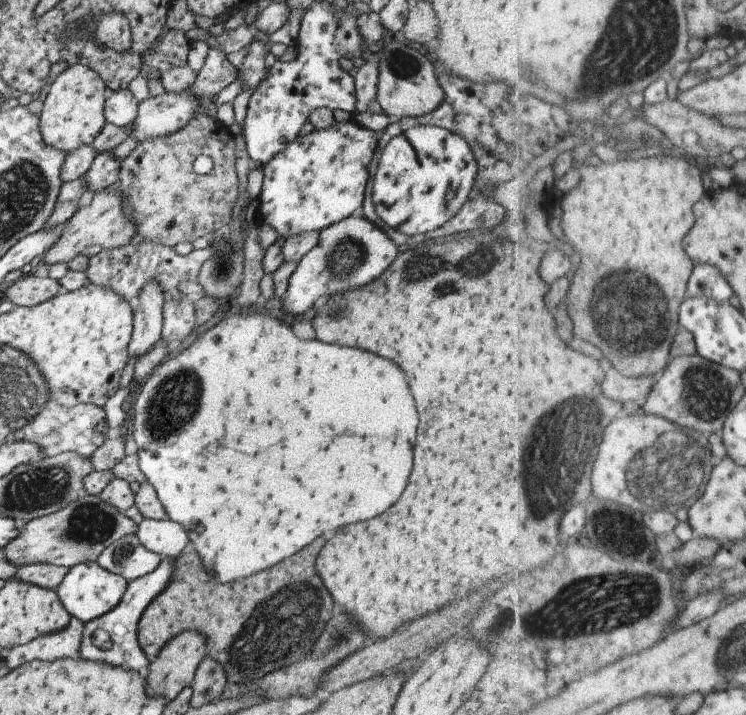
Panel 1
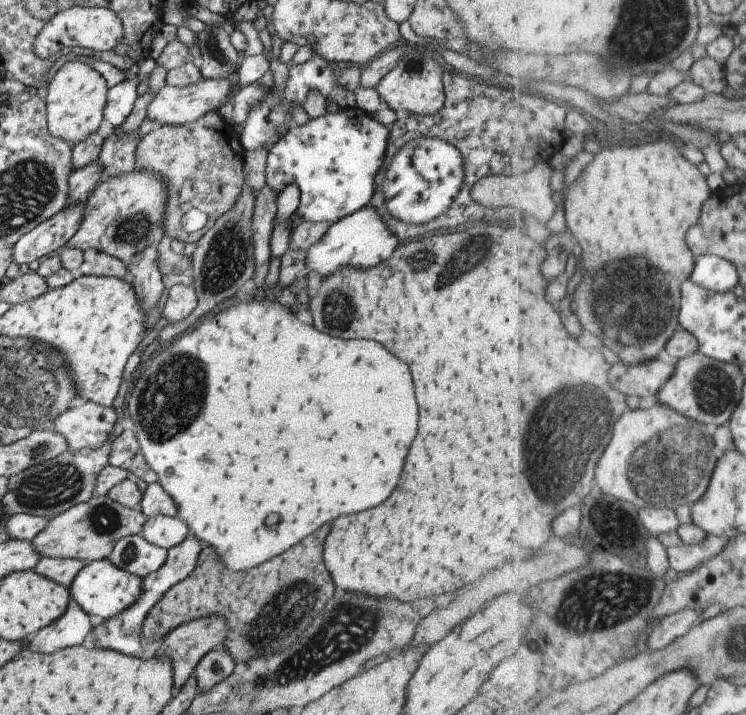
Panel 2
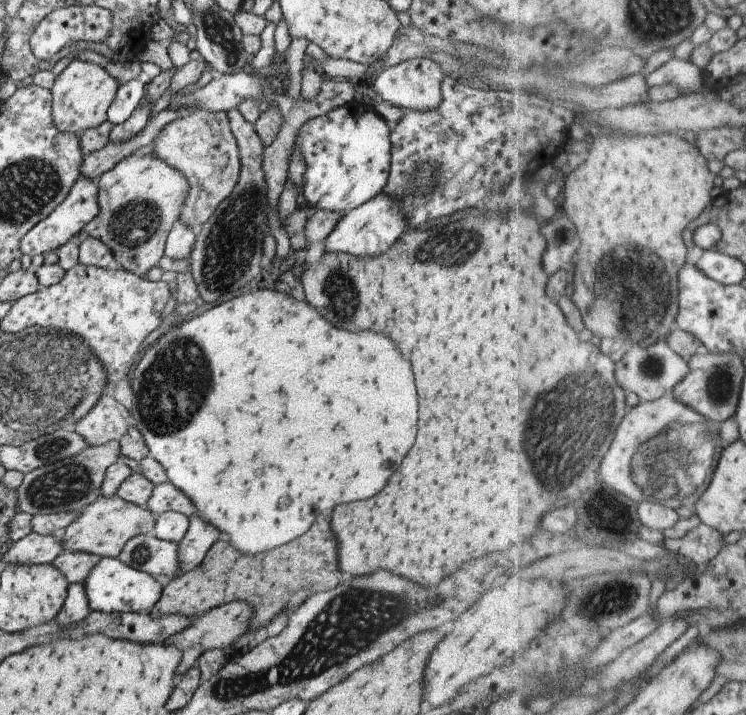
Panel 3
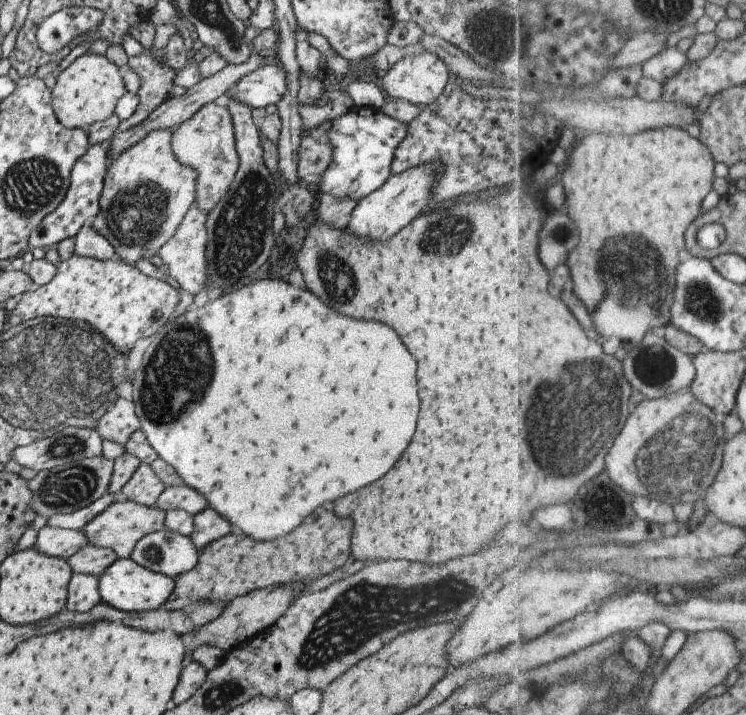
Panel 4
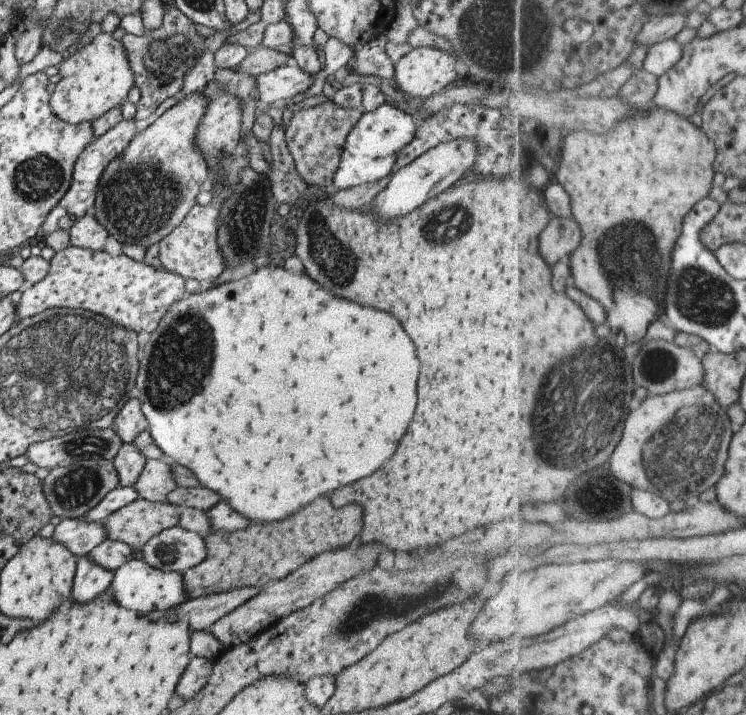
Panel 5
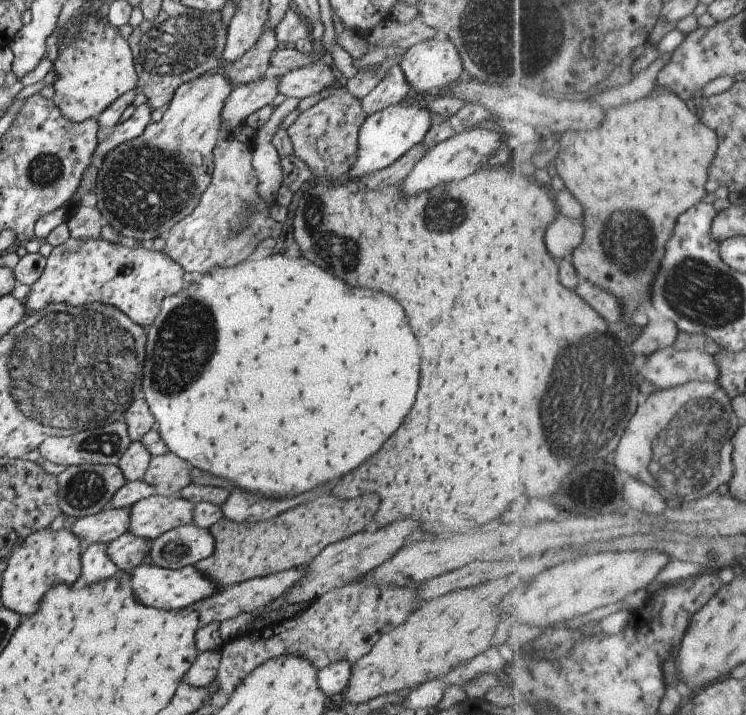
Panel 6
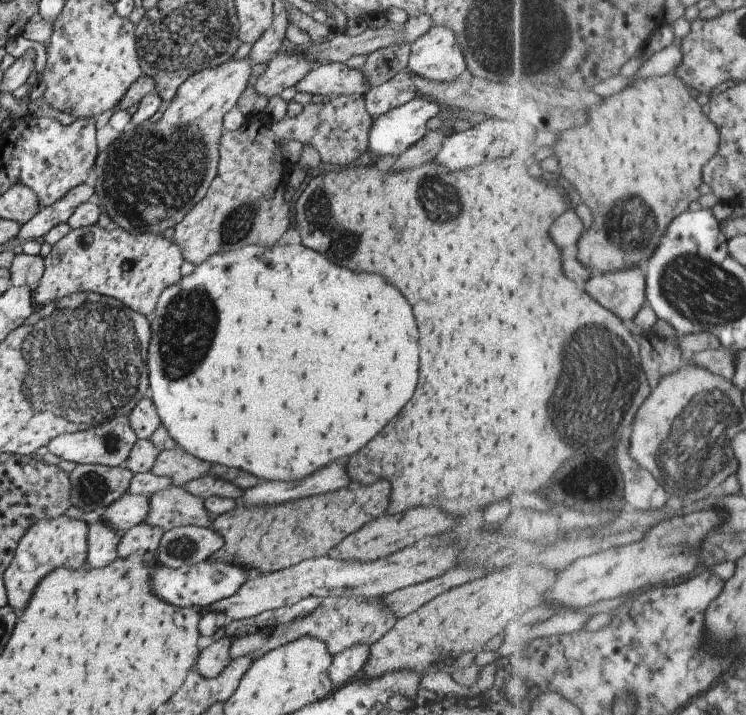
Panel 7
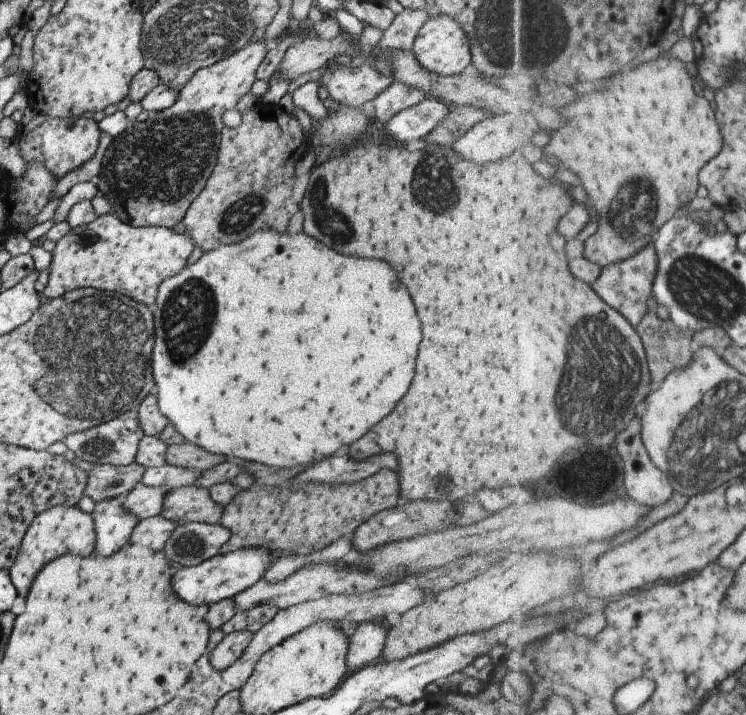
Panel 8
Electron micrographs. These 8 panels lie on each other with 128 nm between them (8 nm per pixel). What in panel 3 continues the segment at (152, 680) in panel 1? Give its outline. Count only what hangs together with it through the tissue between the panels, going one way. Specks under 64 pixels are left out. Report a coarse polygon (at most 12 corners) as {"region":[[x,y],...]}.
{"region":[[252,606],[208,610],[163,643],[182,652],[176,677],[202,652],[224,649],[248,630]]}

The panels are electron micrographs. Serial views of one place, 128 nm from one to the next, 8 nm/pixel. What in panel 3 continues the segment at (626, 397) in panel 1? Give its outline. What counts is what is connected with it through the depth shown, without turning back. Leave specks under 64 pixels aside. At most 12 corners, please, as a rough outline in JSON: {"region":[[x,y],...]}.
{"region":[[666,339],[633,346],[617,380],[643,401],[673,393],[690,362]]}

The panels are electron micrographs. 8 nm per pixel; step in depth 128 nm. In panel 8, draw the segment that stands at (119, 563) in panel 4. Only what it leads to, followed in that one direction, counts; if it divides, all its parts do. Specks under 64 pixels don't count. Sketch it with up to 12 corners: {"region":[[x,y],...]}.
{"region":[[243,547],[175,568],[175,594],[212,605],[251,588],[275,558]]}

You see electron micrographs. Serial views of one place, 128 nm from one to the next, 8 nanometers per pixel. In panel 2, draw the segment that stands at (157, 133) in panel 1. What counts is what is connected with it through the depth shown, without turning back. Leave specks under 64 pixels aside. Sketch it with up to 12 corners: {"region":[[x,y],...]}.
{"region":[[233,76],[186,87],[164,85],[146,117],[193,122],[237,91]]}

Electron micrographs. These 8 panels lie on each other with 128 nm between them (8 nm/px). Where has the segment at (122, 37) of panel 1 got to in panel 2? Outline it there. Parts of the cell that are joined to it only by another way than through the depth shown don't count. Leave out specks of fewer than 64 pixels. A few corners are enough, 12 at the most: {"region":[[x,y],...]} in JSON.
{"region":[[73,5],[38,30],[32,51],[110,51],[122,22],[107,7]]}

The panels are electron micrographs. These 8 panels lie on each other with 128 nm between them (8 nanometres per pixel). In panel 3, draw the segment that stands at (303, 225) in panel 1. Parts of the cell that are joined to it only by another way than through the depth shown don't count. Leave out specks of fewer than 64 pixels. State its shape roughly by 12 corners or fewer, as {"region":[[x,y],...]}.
{"region":[[355,101],[307,120],[300,201],[343,216],[381,192],[390,132]]}

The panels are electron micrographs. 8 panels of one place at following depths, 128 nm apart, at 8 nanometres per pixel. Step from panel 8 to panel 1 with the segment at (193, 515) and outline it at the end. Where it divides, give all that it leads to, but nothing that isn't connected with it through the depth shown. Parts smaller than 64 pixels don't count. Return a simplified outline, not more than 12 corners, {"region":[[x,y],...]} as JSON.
{"region":[[81,492],[29,520],[1,548],[16,569],[93,562],[136,532]]}

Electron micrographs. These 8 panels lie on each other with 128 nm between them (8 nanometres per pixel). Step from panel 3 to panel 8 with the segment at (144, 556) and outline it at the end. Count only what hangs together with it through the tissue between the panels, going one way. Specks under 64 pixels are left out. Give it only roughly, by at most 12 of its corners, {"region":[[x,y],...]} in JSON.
{"region":[[183,523],[162,551],[171,565],[195,566],[219,553],[230,530]]}

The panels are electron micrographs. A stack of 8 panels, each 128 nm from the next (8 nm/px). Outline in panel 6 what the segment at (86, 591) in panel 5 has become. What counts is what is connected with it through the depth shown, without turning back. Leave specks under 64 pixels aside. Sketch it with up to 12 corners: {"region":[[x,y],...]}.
{"region":[[89,543],[80,554],[87,585],[113,576],[118,568],[107,543]]}

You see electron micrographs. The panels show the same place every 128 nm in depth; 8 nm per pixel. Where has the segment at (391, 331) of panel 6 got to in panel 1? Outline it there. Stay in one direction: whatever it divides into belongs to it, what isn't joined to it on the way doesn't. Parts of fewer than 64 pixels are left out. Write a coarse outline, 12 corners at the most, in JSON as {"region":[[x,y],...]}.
{"region":[[229,312],[133,399],[219,584],[399,498],[399,366]]}

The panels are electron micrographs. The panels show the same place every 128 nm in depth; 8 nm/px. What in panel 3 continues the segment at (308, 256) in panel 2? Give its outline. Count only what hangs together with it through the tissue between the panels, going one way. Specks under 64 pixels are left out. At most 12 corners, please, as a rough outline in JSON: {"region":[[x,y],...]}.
{"region":[[383,190],[345,213],[325,253],[385,252],[405,230]]}

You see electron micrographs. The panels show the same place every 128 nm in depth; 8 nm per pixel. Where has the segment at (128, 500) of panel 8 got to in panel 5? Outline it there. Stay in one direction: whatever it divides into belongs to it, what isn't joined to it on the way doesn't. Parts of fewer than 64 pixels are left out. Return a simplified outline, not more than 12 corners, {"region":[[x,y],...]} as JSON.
{"region":[[63,519],[51,538],[78,559],[107,536],[103,522]]}

